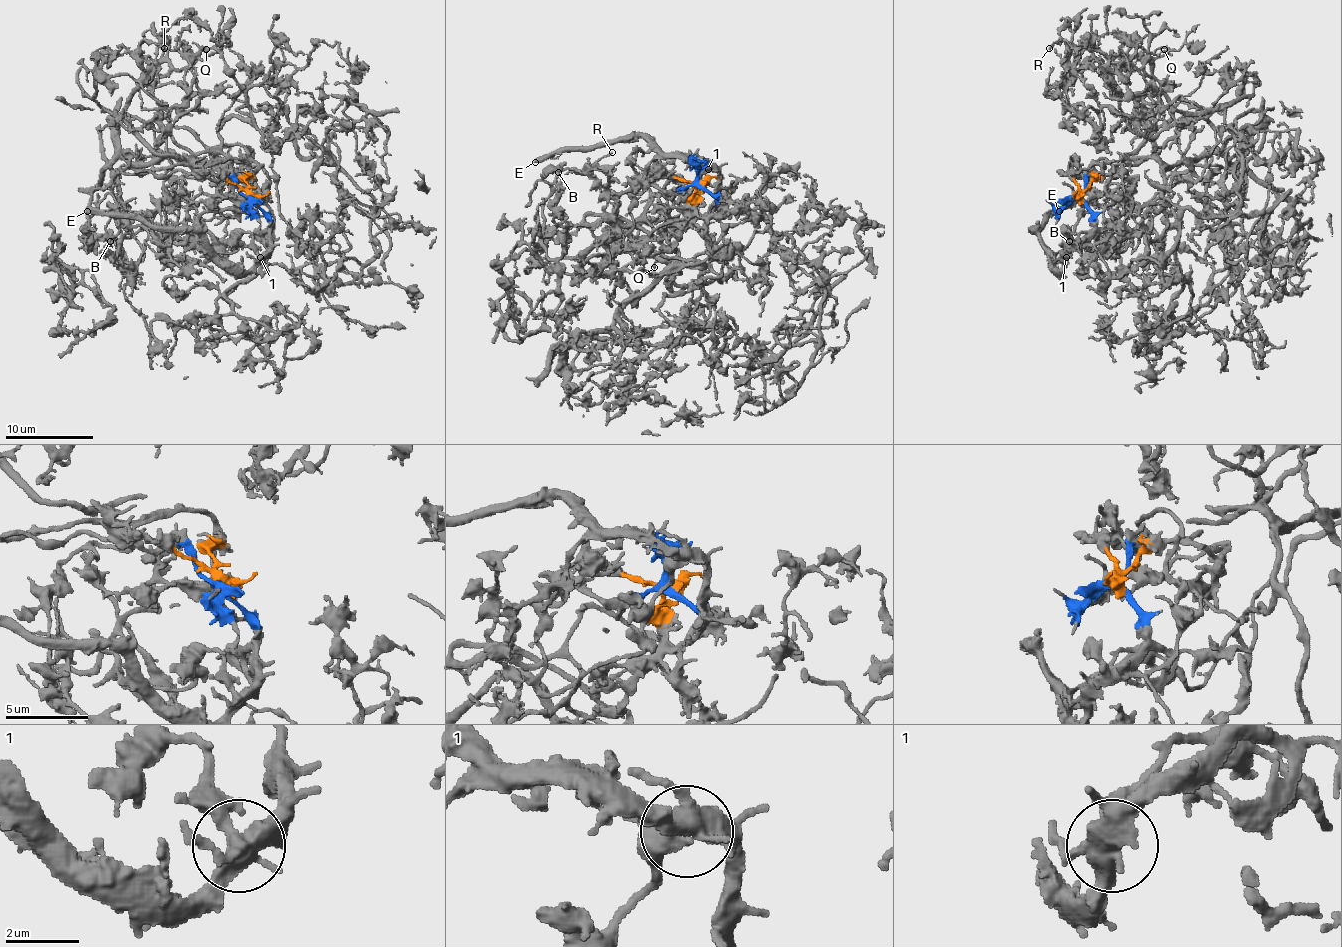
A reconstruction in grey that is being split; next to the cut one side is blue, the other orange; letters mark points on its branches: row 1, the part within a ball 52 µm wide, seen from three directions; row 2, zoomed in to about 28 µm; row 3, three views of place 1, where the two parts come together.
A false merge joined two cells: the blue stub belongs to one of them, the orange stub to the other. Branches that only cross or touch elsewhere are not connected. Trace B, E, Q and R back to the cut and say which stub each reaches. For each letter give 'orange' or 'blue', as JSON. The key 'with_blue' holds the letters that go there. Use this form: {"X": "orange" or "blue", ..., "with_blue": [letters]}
{"B": "orange", "E": "blue", "Q": "orange", "R": "orange", "with_blue": ["E"]}

